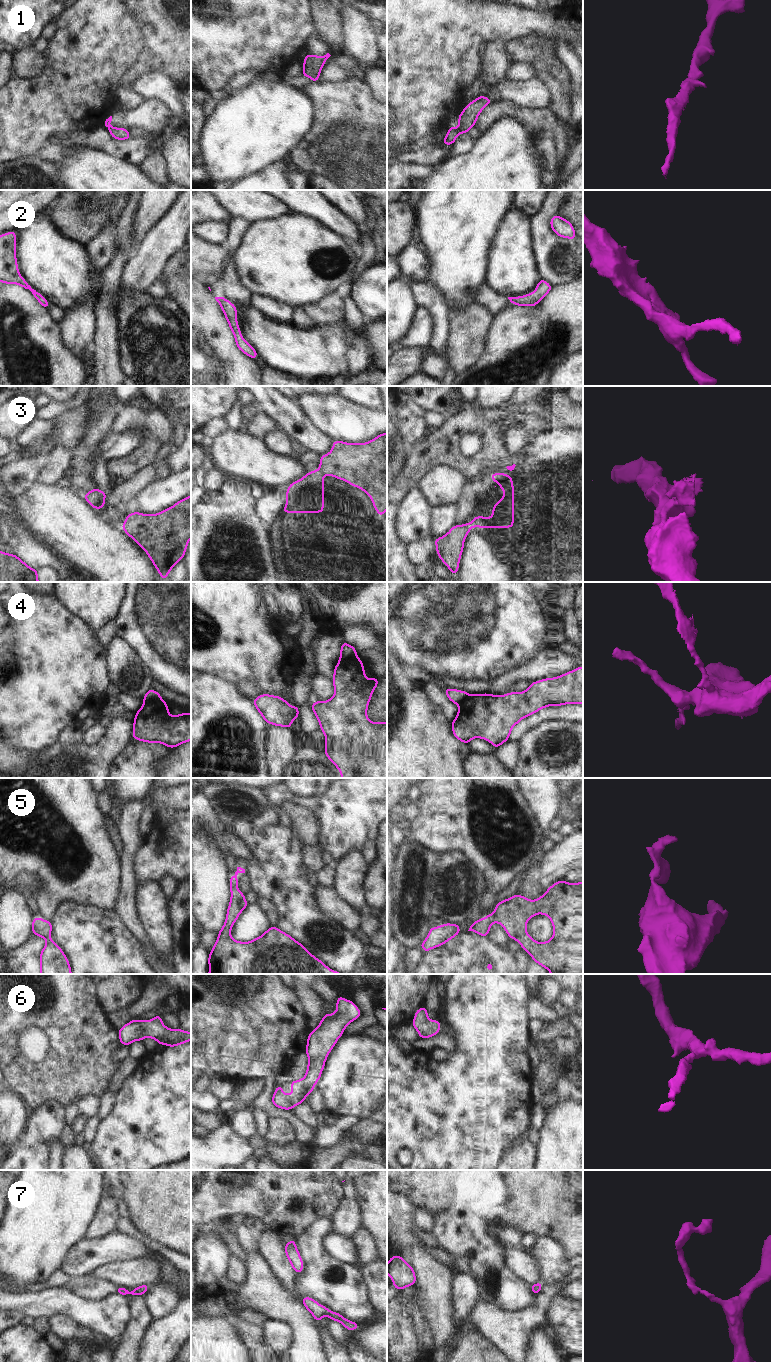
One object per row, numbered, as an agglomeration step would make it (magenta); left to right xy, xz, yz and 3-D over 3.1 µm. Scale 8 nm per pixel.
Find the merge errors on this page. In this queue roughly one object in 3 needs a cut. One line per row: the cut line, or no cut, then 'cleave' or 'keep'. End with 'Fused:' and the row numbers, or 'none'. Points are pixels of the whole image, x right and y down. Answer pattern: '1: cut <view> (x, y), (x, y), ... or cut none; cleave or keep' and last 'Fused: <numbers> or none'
1: cut none; keep
2: cut none; keep
3: cut xz (319, 469), (324, 474); cleave
4: cut xy (160, 698), (143, 701); cleave
5: cut none; keep
6: cut none; keep
7: cut none; keep
Fused: 3, 4

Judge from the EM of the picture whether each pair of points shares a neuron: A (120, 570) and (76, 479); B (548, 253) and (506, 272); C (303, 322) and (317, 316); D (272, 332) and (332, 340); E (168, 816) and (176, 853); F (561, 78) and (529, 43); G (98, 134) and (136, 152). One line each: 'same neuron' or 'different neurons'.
A: different neurons
B: different neurons
C: different neurons
D: same neuron
E: same neuron
F: same neuron
G: same neuron

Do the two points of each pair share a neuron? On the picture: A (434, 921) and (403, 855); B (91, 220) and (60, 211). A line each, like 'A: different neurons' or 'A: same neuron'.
A: different neurons
B: same neuron

